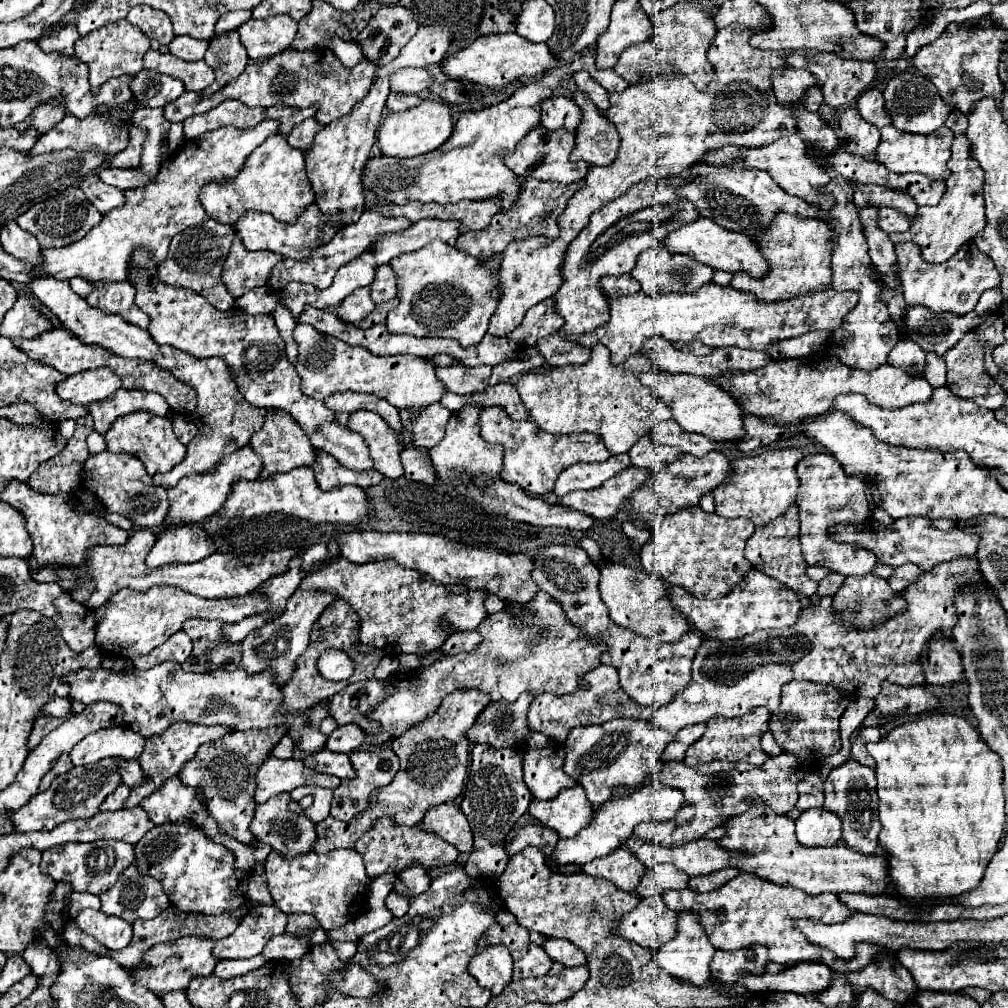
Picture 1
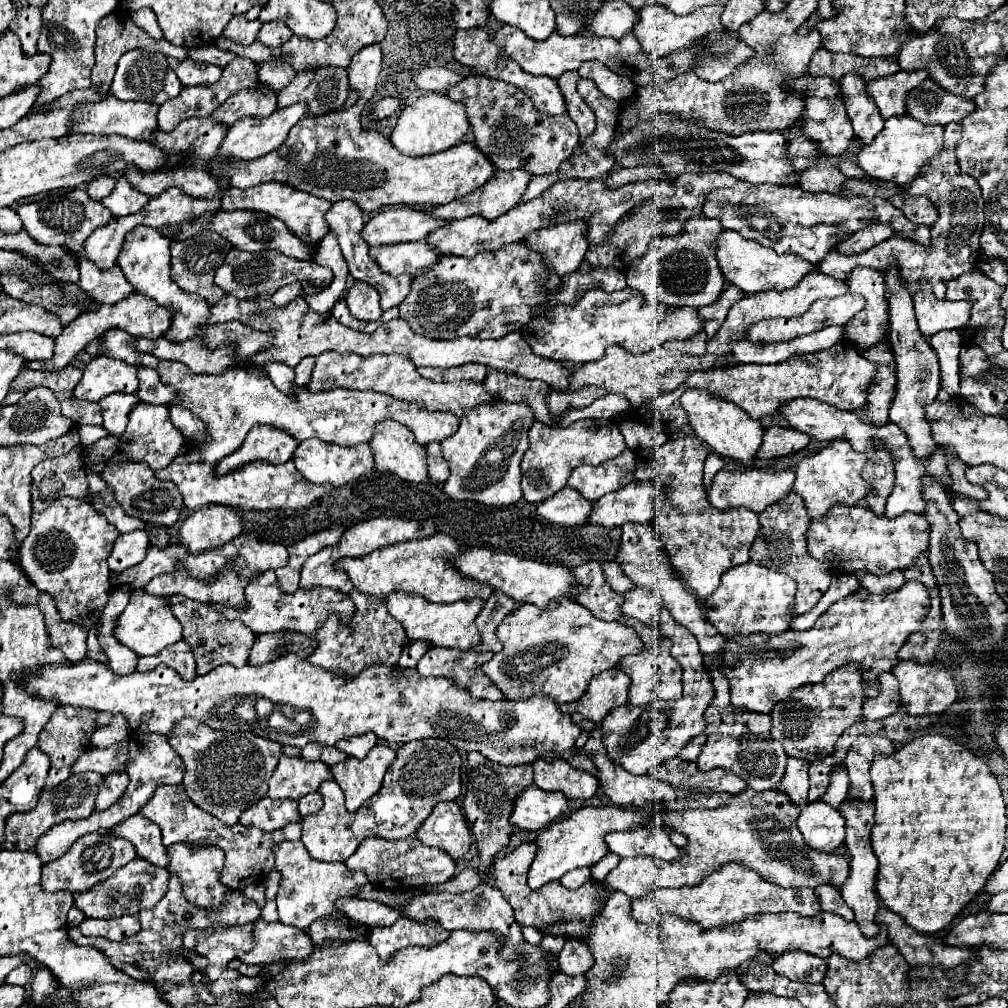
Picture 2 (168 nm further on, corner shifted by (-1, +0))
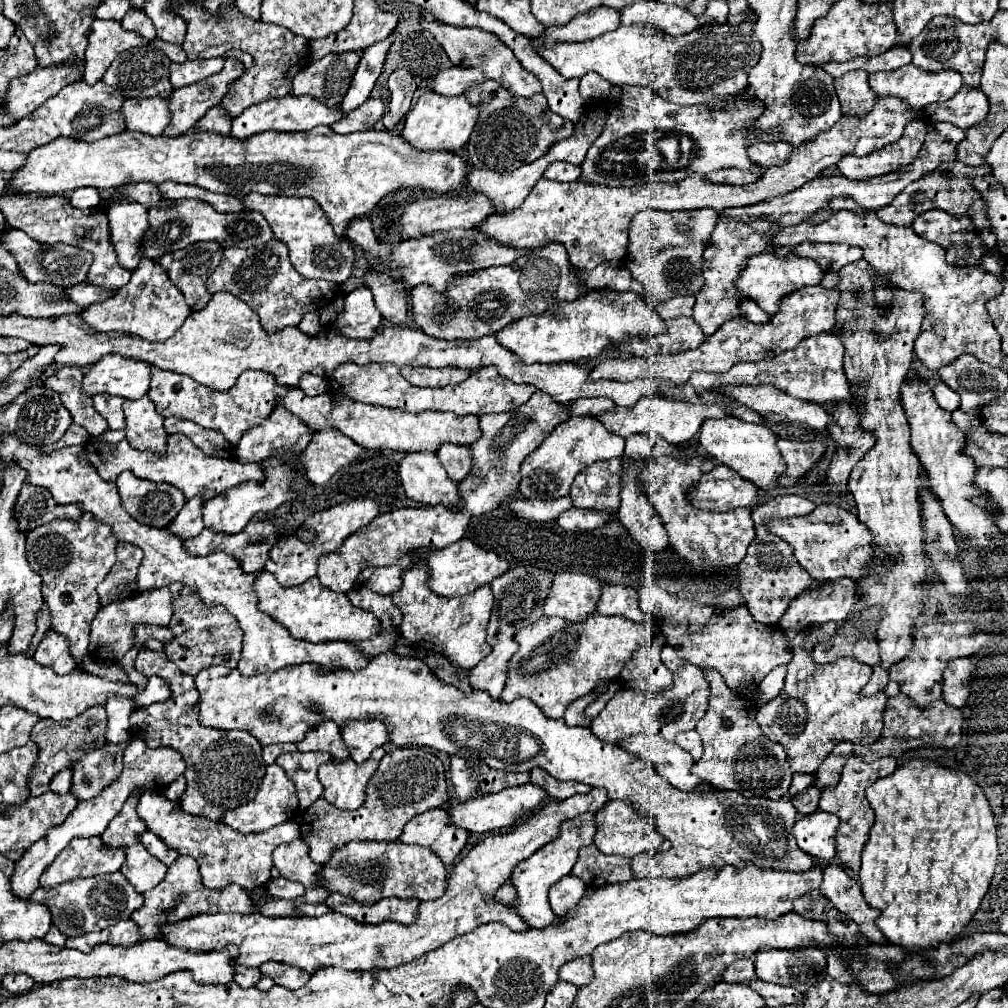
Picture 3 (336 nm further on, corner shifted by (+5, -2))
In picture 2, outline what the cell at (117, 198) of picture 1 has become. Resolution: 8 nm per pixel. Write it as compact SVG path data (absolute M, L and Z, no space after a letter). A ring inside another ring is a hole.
M121 176L117 180L117 186L113 188L113 192L101 200L101 204L105 204L113 216L129 216L139 212L145 204L149 202L147 194L141 194L139 190L135 190L125 176Z

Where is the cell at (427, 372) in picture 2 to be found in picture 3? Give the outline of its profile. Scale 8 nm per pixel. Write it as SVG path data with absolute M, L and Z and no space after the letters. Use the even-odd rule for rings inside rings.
M407 366L401 370L401 374L413 384L413 386L429 386L429 388L441 388L449 384L459 384L469 378L469 370L461 368L419 368L419 366Z

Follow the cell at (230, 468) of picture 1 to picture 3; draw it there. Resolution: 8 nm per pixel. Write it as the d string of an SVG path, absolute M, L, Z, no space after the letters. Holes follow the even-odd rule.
M275 408L275 414L271 414L263 424L249 428L241 436L241 442L235 448L235 460L239 460L239 462L263 462L263 460L273 458L273 456L279 456L283 460L291 460L293 456L303 452L303 448L307 446L311 436L313 436L313 432L297 416L291 416L285 408Z

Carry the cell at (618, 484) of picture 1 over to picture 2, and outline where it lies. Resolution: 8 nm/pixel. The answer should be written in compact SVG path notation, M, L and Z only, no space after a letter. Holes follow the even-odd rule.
M563 488L561 492L553 494L549 500L537 506L537 514L545 520L561 526L577 526L585 524L591 512L593 502L585 500L577 490Z

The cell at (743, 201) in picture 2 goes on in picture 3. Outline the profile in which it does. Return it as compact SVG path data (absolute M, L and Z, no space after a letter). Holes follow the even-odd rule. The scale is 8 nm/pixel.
M851 210L833 212L825 222L813 224L805 220L791 228L781 228L779 232L771 234L775 222L767 216L753 218L747 222L755 232L769 238L769 246L777 248L797 248L803 240L809 242L839 242L849 246L861 246L863 258L883 272L891 282L905 290L919 290L925 296L925 322L923 332L915 340L915 354L917 358L933 372L947 362L955 360L961 354L973 354L981 362L991 366L1001 366L1003 352L1001 352L1001 338L991 322L987 312L987 302L997 298L1001 292L1001 282L977 266L951 266L945 262L945 248L921 238L907 226L885 224L877 218L875 212L867 212L863 216Z

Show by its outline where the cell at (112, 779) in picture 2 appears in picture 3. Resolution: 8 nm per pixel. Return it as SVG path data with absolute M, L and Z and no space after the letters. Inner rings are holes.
M123 742L123 744L105 744L103 748L95 750L95 752L87 752L87 756L83 756L83 760L71 764L71 768L73 768L71 792L75 792L75 796L79 796L79 800L91 800L97 794L101 794L103 788L113 784L121 776L123 748L125 746L127 746L127 742Z

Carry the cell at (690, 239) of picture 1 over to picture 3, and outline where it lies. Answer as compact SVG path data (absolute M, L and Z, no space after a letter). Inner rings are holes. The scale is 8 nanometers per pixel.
M761 252L747 258L747 266L739 272L735 280L735 288L743 292L747 298L753 298L767 314L775 314L775 308L779 308L779 300L787 292L795 292L795 288L801 286L815 286L821 282L821 278L823 278L823 270L811 258L801 258L793 252L789 252L783 258L777 256L775 252Z

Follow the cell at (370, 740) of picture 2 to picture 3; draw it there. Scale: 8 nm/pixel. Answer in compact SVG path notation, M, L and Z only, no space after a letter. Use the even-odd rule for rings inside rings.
M353 720L345 728L341 728L341 738L351 752L351 760L357 764L365 762L369 754L387 742L387 730L379 720L363 722Z

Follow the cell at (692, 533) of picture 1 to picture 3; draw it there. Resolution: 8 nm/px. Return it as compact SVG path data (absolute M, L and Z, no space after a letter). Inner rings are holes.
M677 446L677 452L661 456L657 460L645 460L639 464L639 484L643 492L651 498L659 518L669 534L669 546L677 552L677 556L693 566L697 572L721 570L727 566L737 566L751 540L755 538L755 528L751 520L751 510L735 508L731 512L703 512L697 510L689 498L689 488L703 476L701 464L703 456L693 454L689 446Z

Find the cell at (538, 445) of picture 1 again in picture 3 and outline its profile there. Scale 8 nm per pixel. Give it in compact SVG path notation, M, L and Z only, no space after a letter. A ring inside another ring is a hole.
M593 416L587 418L569 418L561 422L551 434L545 436L541 446L531 452L521 464L521 484L519 494L523 498L539 498L539 500L555 500L569 494L573 478L597 460L609 460L623 456L625 440L599 424Z

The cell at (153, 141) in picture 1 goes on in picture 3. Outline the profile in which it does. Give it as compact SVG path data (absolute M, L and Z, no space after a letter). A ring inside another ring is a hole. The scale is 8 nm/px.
M79 188L71 194L71 204L75 208L95 208L99 204L99 190L97 188Z

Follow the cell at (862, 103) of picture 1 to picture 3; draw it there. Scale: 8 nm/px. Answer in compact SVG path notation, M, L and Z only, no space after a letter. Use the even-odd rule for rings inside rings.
M907 64L903 68L891 70L891 72L875 72L869 76L869 86L877 96L895 96L903 102L907 102L911 106L913 112L921 110L923 106L931 104L931 102L947 102L951 96L955 96L955 92L959 92L963 80L959 76L959 72L951 72L951 70L941 70L941 72L927 72L923 68L917 68L915 64Z

